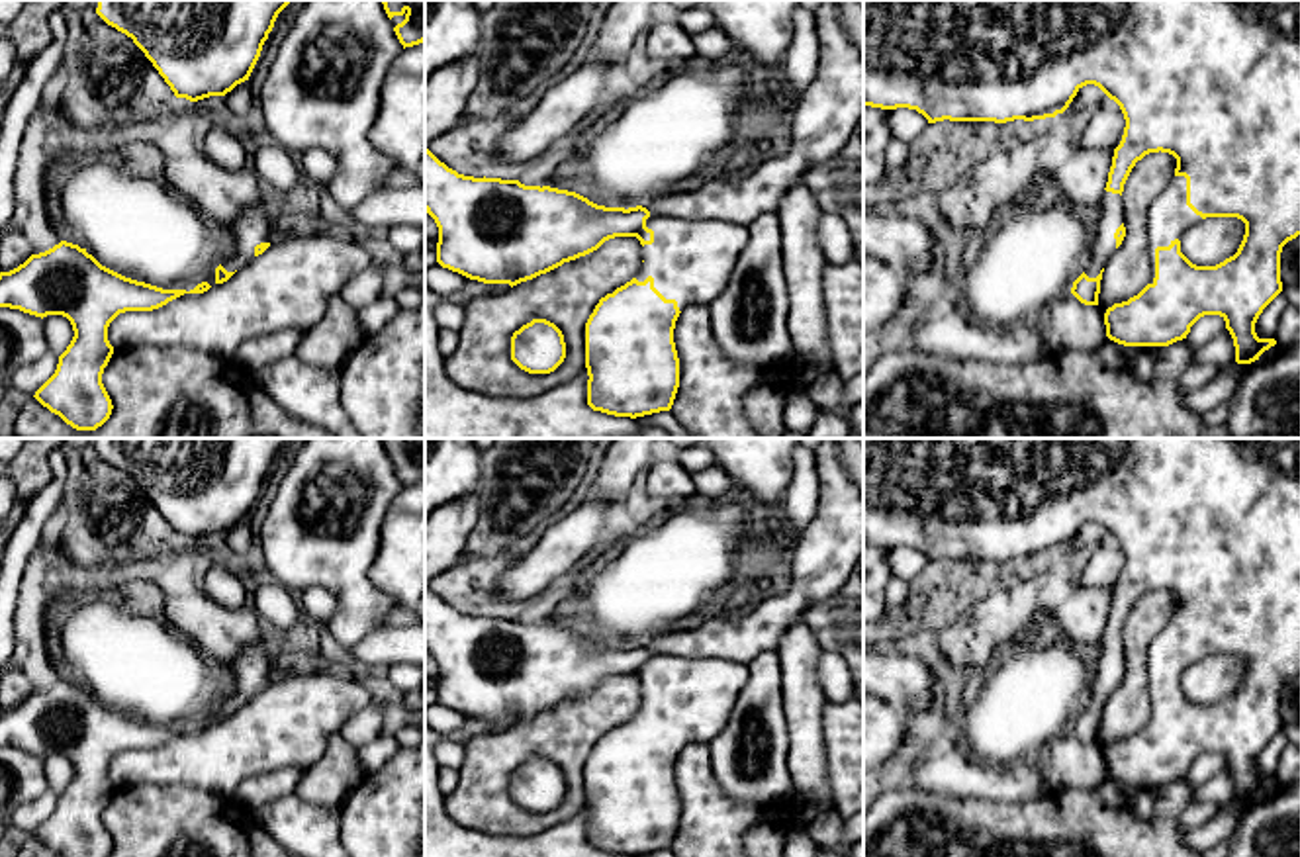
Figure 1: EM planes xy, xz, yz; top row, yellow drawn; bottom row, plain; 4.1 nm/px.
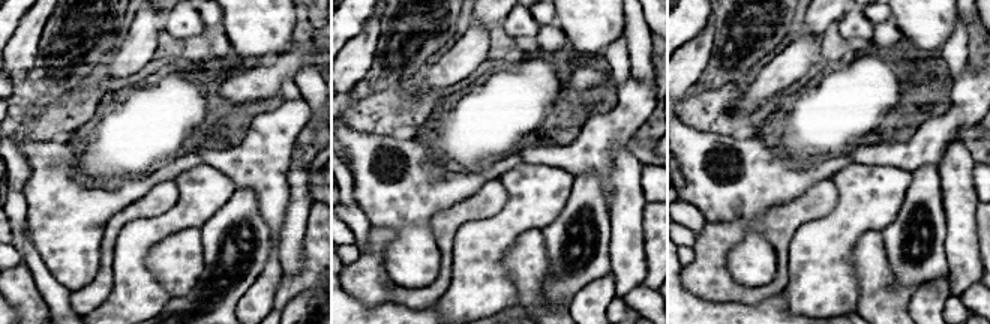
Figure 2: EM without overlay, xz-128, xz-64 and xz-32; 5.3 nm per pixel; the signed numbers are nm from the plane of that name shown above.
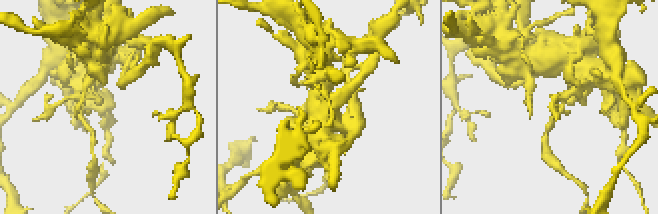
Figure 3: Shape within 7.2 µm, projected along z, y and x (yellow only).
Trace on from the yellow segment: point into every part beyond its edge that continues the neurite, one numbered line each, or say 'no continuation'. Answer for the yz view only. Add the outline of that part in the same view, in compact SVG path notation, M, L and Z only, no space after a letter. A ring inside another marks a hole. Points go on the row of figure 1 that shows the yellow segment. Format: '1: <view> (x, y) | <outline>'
1: yz (1169, 216) | M1173 176L1167 188L1157 196L1147 211L1147 235L1149 235L1149 282L1155 278L1155 248L1169 247L1175 239L1183 239L1188 227L1200 223L1186 205L1186 178Z

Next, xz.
1: xz (690, 261) | M650 215L646 227L654 231L654 243L642 247L636 280L652 276L654 288L675 299L679 311L719 297L750 239L748 227L730 221Z

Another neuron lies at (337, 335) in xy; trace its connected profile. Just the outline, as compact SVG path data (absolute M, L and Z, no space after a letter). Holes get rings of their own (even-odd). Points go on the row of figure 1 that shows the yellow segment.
M337 293L327 301L323 319L305 329L292 356L309 366L341 370L366 337L356 311Z

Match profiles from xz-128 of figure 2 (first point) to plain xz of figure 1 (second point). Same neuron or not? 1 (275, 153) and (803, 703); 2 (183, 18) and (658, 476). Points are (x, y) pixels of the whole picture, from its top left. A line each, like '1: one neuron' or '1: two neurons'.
1: two neurons
2: one neuron

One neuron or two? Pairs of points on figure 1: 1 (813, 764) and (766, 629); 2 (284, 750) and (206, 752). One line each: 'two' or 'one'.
1: two
2: one

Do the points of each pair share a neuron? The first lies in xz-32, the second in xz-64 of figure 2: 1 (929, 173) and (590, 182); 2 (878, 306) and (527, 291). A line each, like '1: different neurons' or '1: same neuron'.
1: same neuron
2: same neuron

